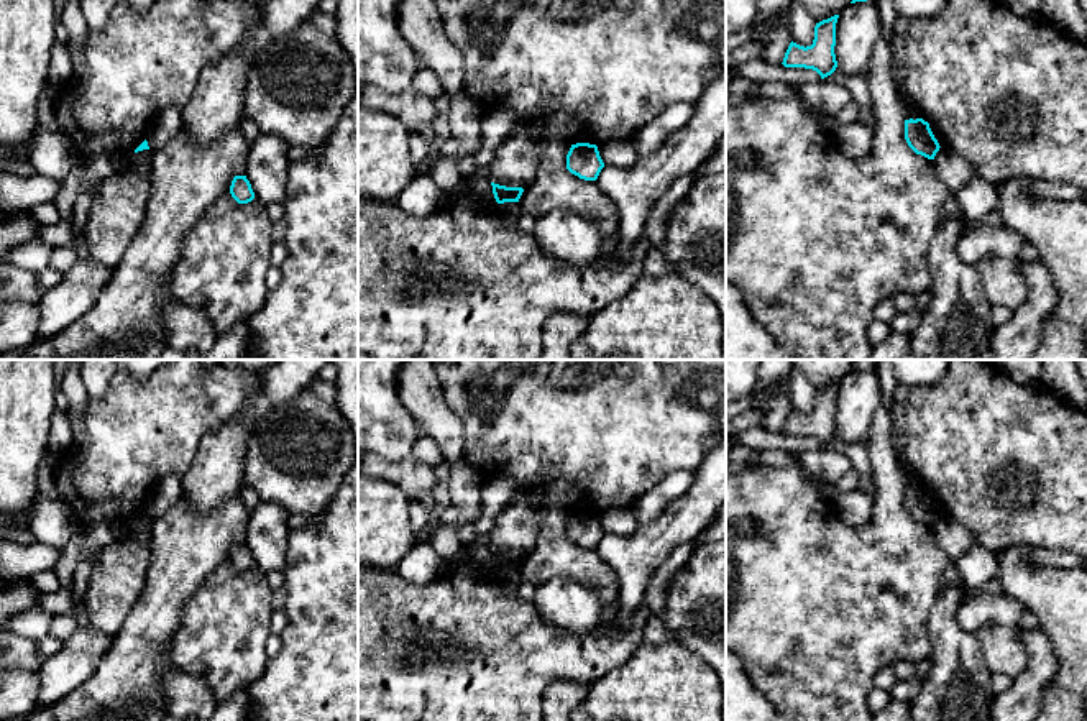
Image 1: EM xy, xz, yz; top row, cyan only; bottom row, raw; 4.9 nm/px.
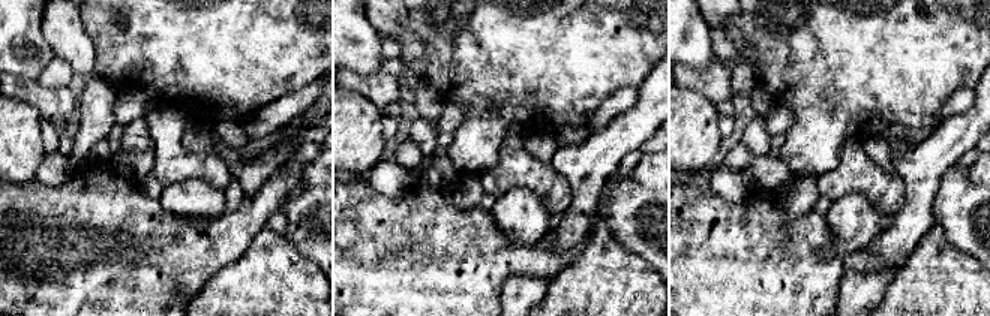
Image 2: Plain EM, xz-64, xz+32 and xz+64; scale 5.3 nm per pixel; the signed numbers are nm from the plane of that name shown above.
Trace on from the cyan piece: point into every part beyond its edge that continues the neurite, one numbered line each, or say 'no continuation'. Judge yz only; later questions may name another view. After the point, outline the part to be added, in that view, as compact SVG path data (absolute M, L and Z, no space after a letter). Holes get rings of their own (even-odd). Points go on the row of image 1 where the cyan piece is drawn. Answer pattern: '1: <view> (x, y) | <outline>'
no continuation

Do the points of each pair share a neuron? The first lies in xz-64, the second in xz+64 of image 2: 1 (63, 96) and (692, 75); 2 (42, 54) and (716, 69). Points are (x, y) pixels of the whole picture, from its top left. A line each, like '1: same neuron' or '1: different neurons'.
1: same neuron
2: different neurons

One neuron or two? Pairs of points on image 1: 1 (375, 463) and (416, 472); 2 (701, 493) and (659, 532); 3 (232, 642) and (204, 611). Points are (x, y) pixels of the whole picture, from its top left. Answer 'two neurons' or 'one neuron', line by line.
1: one neuron
2: one neuron
3: one neuron

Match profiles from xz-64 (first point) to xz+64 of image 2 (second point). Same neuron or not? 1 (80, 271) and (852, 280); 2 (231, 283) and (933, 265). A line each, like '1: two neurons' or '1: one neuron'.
1: two neurons
2: one neuron

